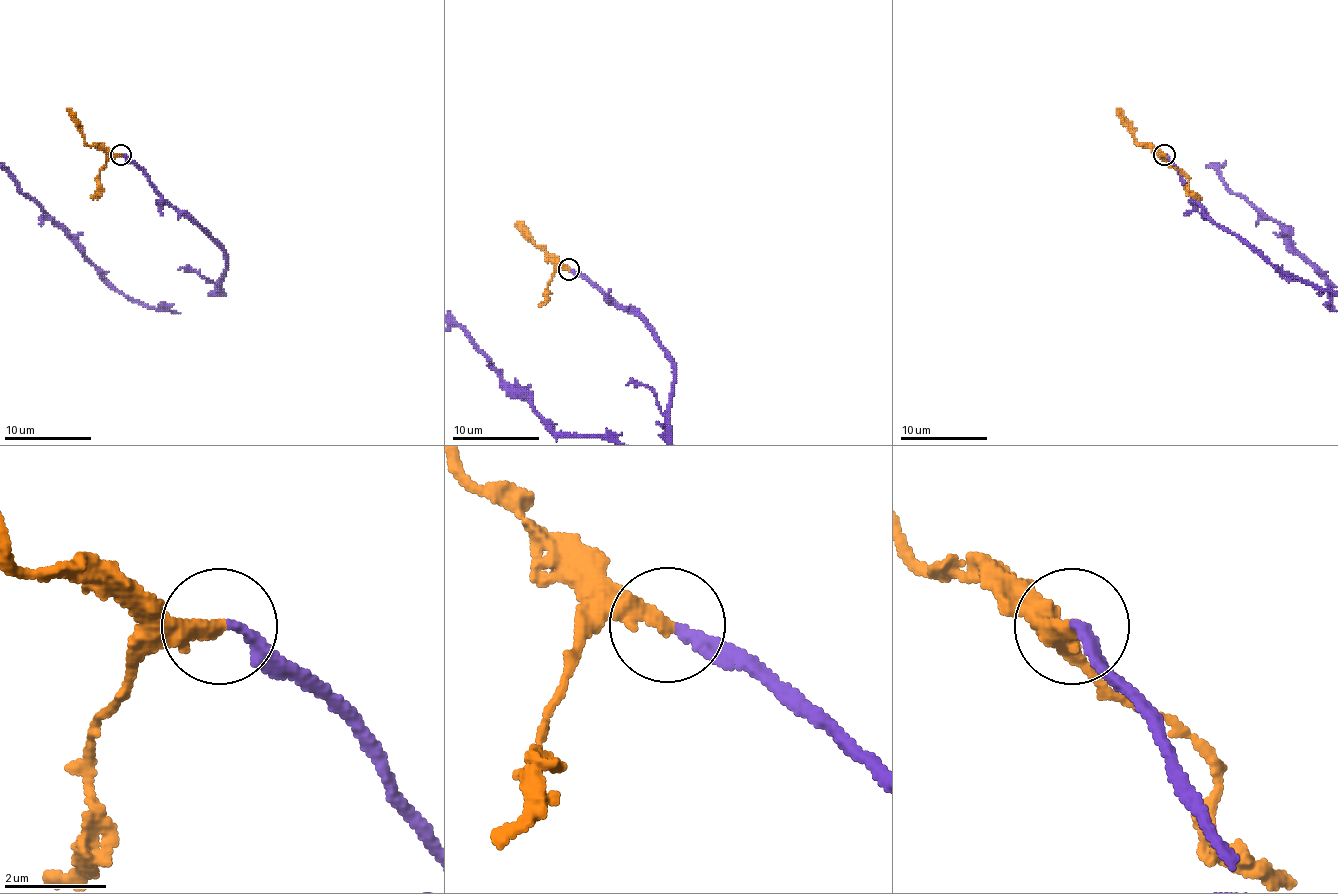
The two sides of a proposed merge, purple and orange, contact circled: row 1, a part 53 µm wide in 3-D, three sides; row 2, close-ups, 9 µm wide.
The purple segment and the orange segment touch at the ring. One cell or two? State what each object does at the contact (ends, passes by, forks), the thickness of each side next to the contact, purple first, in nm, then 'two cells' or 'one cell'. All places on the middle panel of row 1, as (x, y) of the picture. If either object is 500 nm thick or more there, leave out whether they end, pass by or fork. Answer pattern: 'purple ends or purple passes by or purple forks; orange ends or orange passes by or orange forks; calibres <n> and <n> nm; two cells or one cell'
purple ends; orange ends; calibres 190 and 360 nm; one cell

